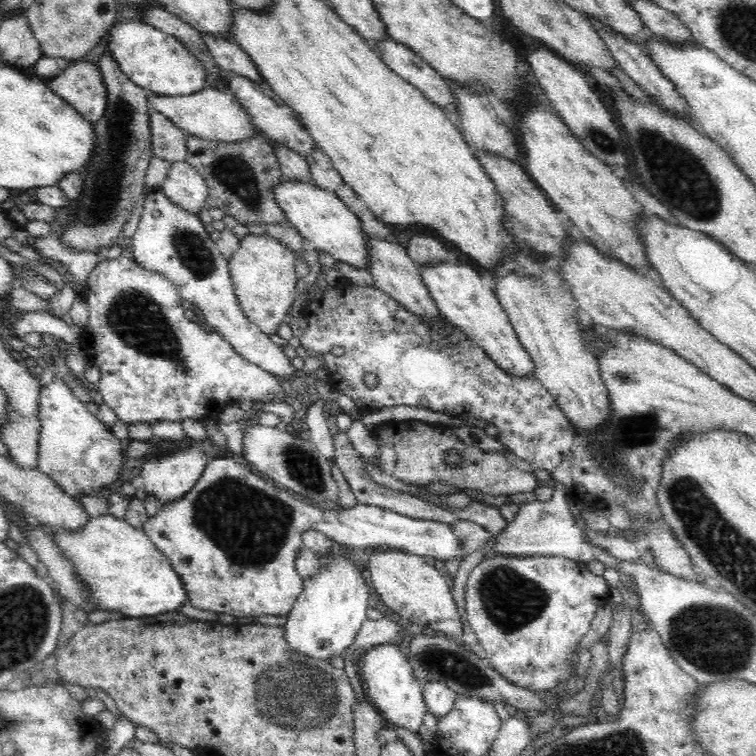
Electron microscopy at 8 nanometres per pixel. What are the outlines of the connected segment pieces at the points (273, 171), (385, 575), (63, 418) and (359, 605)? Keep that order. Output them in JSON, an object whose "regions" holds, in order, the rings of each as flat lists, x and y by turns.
{"regions":[[[187,133,186,161,206,181,208,208,220,208,240,224,288,223,273,195,273,186,282,179,273,144,261,135,244,141,204,141]],[[370,549,369,553,371,553,369,570,372,574,372,584,386,606,390,606,394,612,398,612,400,616,404,616,406,620,410,620,410,622,414,622,418,626,428,626,432,630,440,630,440,632,448,634,450,638,458,638,458,642,460,641,462,637,462,621,460,621,456,602,452,599,454,596,452,596,446,578,442,577,442,574,434,568,434,565,427,564,421,556,400,551]],[[54,377,47,386,41,387,38,418,41,424,39,430,39,470,56,482,61,491,74,498,82,497,84,494,96,495,114,484,122,476,127,461,124,442,114,436,108,424,103,423,88,411,86,403,80,401,72,393,71,387,64,380]],[[344,546,341,547,342,552,338,558,329,557,328,564,320,565,317,576,304,579,302,594,299,595,287,616,284,637,286,637,288,646,292,647,292,650,305,657,331,659,333,656,343,656,367,619,366,610,368,610,370,590,362,578,362,573,356,568,356,564,344,555]]]}

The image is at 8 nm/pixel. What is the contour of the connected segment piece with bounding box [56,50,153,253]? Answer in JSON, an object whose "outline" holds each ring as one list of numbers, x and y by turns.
{"outline":[[108,50,99,58,97,67,107,88,108,108,101,120,93,124,95,147,87,167,80,169,83,189,71,221,56,236,66,249,99,253,118,242,136,200,144,194,146,170,153,157,151,126,146,103,148,90,132,82]]}

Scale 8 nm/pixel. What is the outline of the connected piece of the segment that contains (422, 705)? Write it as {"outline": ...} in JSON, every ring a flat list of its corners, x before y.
{"outline":[[384,643,369,648,362,660,360,674,363,676,366,696,370,698,386,723,418,734,424,715,428,712,428,705,425,703,420,682,414,677,412,665,408,663,406,655,398,650,398,646]]}

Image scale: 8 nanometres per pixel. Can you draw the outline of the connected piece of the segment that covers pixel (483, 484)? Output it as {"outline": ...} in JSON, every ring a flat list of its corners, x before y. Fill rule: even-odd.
{"outline":[[415,420,388,421,379,423,372,431,380,448,380,469,384,474,396,477,408,485,428,487,435,483,448,484,490,496,515,496,532,492,540,485,535,474,516,468,500,453,494,454,481,450,478,446,468,446,442,424,431,425],[453,448,462,454,464,464,450,466,445,463,445,455]]}

